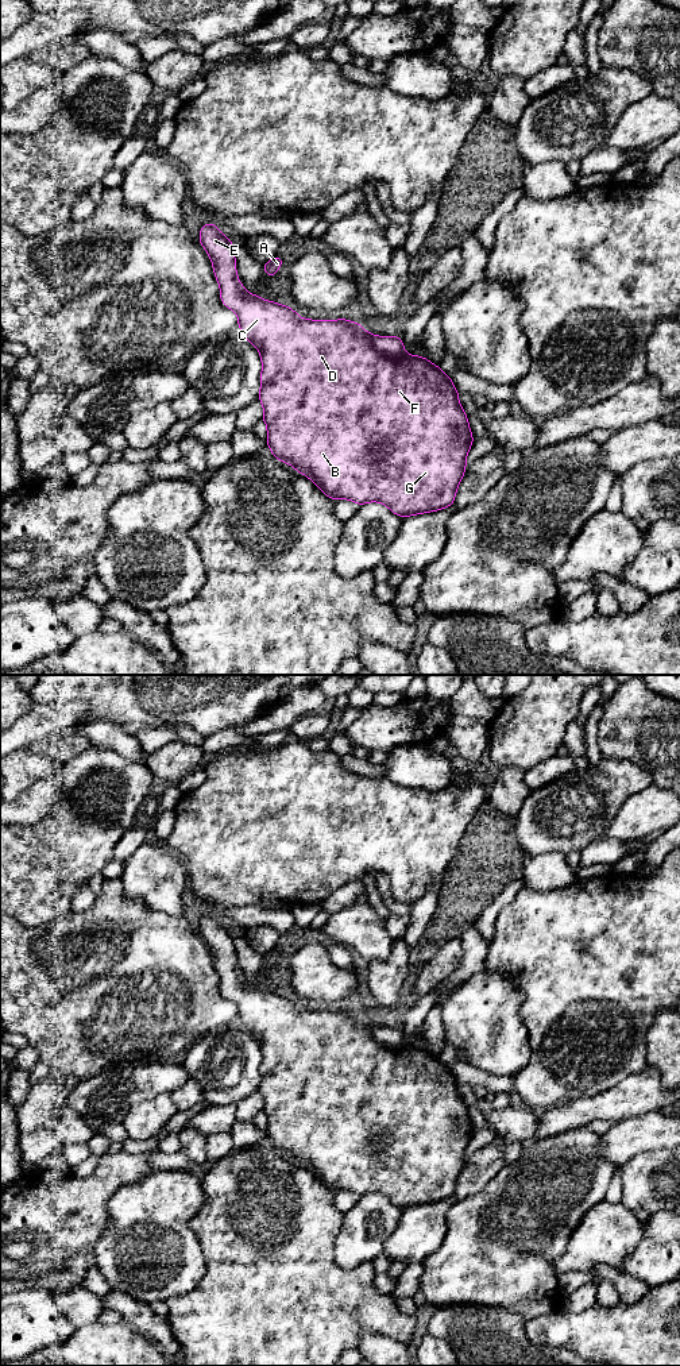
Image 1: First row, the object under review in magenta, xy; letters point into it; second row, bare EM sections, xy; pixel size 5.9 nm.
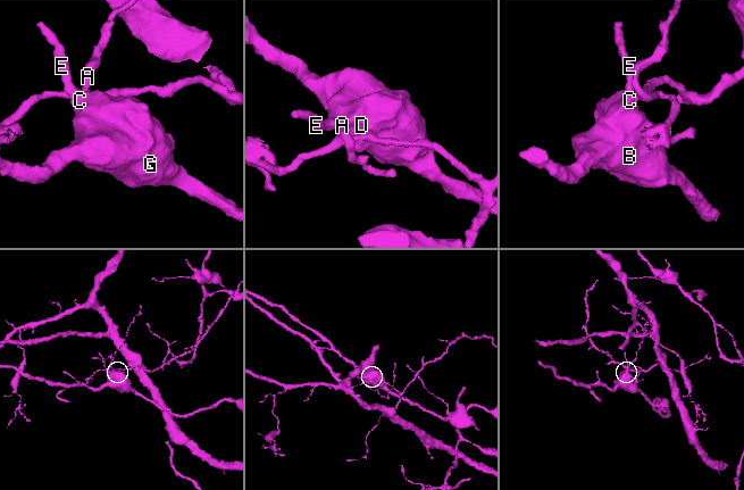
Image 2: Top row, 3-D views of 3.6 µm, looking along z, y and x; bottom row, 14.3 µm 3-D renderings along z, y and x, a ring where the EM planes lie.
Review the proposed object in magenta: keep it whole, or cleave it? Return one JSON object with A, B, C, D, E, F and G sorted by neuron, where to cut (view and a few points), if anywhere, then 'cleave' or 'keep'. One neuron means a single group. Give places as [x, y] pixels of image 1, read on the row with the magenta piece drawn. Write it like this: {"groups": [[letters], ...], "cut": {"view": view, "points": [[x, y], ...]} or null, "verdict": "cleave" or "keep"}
{"groups": [["A"], ["B", "C", "D", "E", "F", "G"]], "cut": {"view": "xy", "points": [[370, 340], [377, 350], [386, 355], [400, 357], [404, 354]]}, "verdict": "cleave"}

